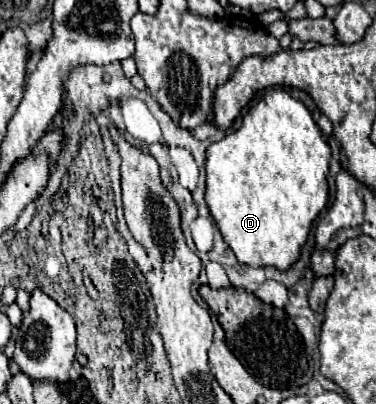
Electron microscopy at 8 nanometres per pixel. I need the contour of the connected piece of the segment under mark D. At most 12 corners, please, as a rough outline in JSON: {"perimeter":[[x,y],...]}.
{"perimeter":[[266,90],[206,152],[238,262],[288,270],[328,204],[330,148]]}

